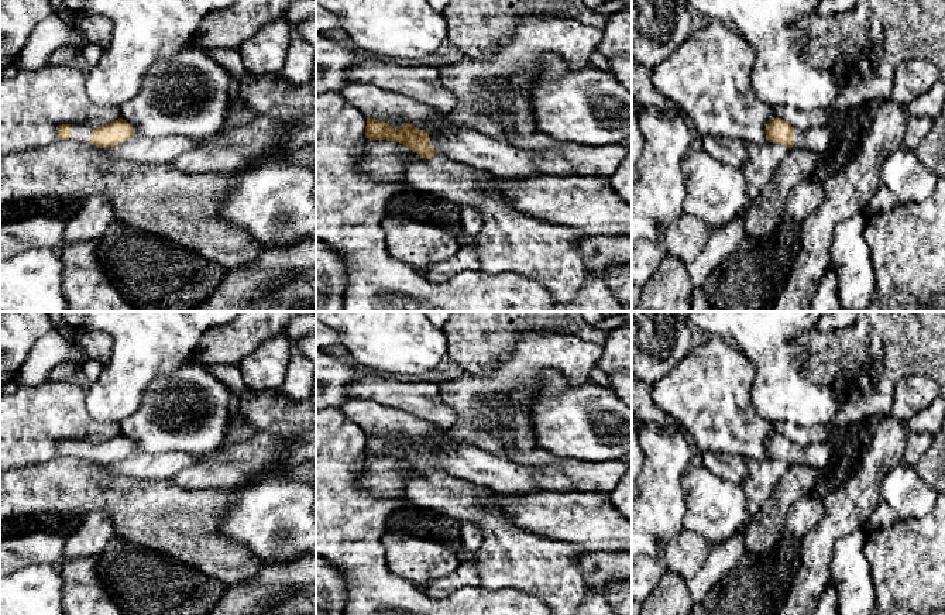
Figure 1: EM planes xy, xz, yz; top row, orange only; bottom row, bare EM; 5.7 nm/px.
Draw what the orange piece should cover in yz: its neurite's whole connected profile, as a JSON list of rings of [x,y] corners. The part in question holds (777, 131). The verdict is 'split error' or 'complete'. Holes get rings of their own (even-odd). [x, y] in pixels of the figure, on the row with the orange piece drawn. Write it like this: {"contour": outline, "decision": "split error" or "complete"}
{"contour": [[[773,118],[766,127],[766,141],[786,145],[790,150],[808,150],[822,155],[828,151],[832,142],[832,130],[829,124],[810,128],[794,128],[790,123],[781,118]]], "decision": "split error"}

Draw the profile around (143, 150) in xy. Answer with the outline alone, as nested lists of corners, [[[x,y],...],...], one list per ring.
[[[133,135],[126,142],[110,148],[100,148],[102,154],[111,159],[131,161],[138,164],[168,164],[183,152],[197,147],[203,141],[193,141],[186,137],[138,137]]]

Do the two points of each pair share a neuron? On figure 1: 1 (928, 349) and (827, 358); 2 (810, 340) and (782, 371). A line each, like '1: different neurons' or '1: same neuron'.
1: same neuron
2: different neurons

